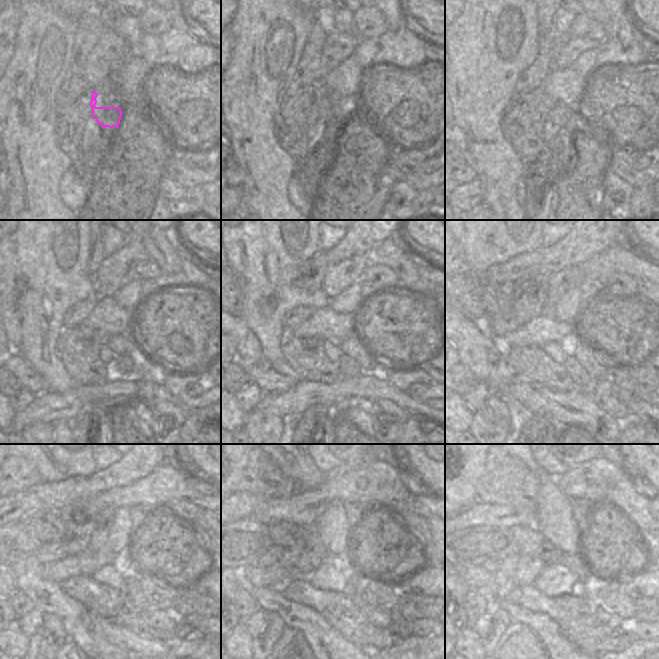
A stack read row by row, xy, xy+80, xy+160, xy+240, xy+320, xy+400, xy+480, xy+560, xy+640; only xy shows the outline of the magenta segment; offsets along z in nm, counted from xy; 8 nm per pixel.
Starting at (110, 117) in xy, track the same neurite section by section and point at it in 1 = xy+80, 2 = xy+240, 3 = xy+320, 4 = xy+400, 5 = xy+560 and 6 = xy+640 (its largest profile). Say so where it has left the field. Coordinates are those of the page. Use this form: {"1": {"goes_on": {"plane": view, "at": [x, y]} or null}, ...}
{"1": {"goes_on": {"plane": "xy+80", "at": [326, 113]}}, "2": {"goes_on": {"plane": "xy+240", "at": [126, 344]}}, "3": {"goes_on": {"plane": "xy+320", "at": [352, 346]}}, "4": {"goes_on": {"plane": "xy+400", "at": [585, 354]}}, "5": {"goes_on": {"plane": "xy+560", "at": [380, 594]}}, "6": {"goes_on": {"plane": "xy+640", "at": [621, 604]}}}

